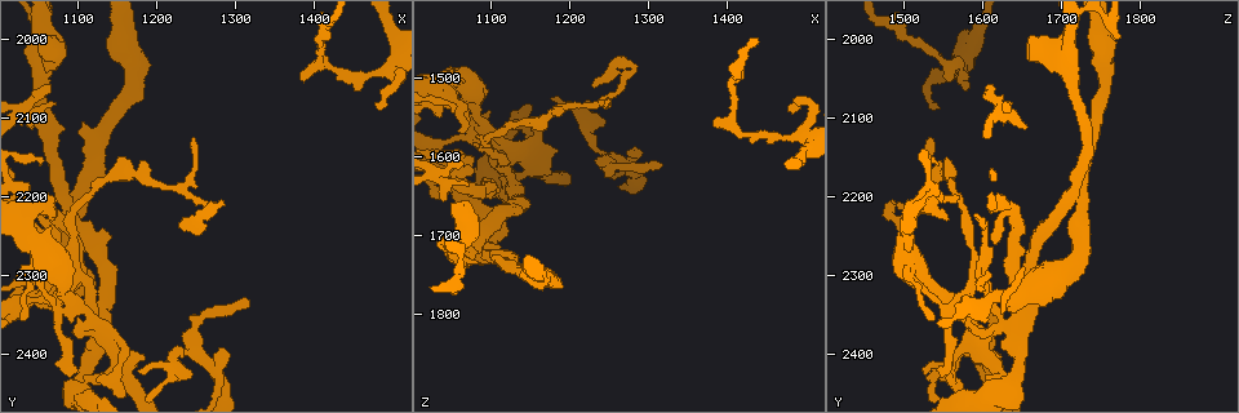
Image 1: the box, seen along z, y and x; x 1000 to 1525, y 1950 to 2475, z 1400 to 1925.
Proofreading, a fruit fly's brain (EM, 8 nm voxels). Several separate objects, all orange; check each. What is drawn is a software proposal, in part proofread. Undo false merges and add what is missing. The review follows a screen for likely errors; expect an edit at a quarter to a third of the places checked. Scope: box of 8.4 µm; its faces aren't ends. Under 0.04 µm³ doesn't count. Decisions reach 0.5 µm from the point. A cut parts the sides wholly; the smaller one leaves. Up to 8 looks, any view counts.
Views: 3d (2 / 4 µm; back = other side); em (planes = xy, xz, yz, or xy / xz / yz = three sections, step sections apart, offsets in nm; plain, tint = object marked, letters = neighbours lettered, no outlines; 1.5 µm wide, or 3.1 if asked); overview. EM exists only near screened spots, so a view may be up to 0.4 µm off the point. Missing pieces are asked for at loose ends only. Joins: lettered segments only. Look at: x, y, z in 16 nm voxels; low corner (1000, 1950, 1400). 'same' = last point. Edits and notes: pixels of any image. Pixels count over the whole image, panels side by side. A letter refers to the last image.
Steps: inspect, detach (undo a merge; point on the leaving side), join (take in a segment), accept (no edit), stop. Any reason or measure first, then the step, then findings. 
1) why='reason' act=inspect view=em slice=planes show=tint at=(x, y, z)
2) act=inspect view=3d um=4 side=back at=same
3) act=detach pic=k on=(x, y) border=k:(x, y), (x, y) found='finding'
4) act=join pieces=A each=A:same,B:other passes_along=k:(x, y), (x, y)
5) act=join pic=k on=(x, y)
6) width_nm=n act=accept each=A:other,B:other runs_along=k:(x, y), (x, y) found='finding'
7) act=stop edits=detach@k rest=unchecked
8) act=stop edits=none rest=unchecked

why='touches itself' act=inspect view=3d um=4 at=(1065, 2270, 1600)

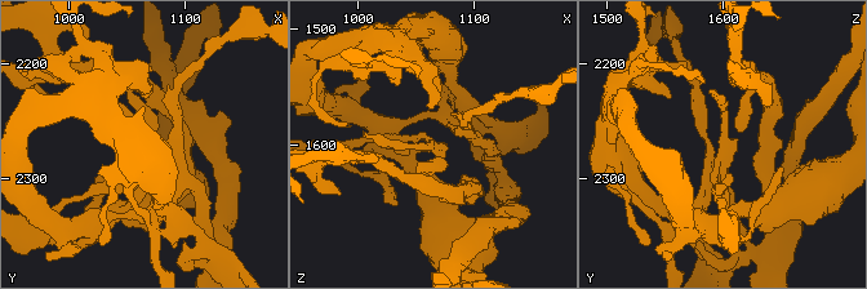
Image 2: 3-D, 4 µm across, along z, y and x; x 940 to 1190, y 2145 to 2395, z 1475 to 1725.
why='need the tissue' act=inspect view=em slice=planes show=tint at=(1064, 2272, 1600)

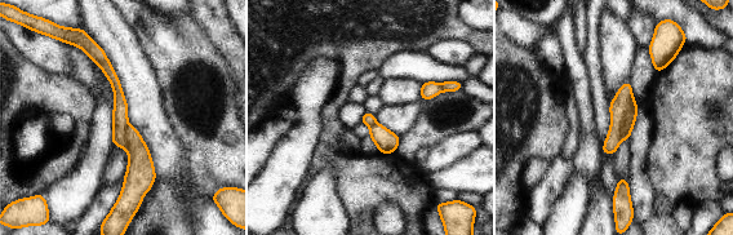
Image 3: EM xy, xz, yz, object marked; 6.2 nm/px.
act=inspect view=em slice=planes show=letters at=same

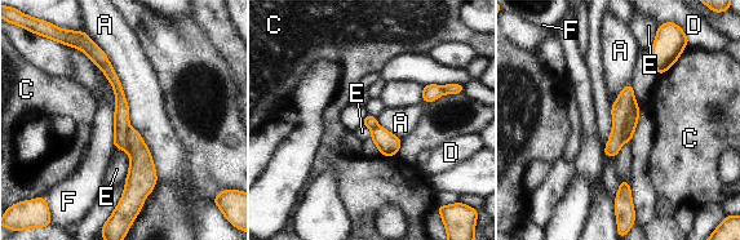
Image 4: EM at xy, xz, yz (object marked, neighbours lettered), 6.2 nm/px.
width_nm=140 act=detach pic=4 on=(624, 102) each=A:other,C:other,D:other,E:other,F:other border=4:(634, 103), (625, 120), (621, 141) found='two cells meet here'

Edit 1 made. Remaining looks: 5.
why='thin end' act=inspect view=em slice=planes show=tint at=(1230, 2240, 1510)

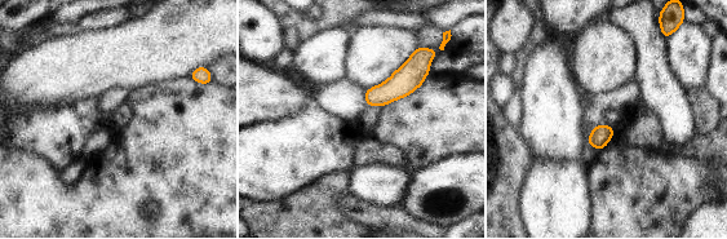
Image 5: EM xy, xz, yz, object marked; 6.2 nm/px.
why='what lies round it' act=inspect view=em slice=planes show=letters at=same

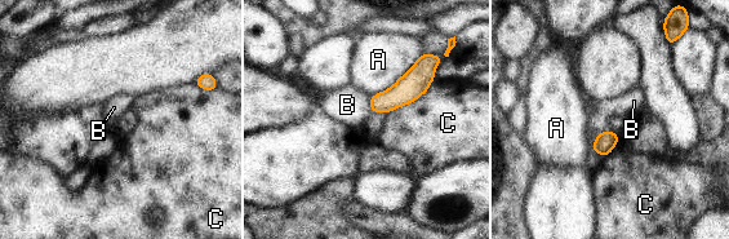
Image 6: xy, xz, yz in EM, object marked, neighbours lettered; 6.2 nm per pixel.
longest_contact=A:420nm act=accept each=A:other,B:other,C:other found='no lettered segment goes on from it'

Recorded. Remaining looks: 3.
act=stop edits=detach@4 rest=unchecked

